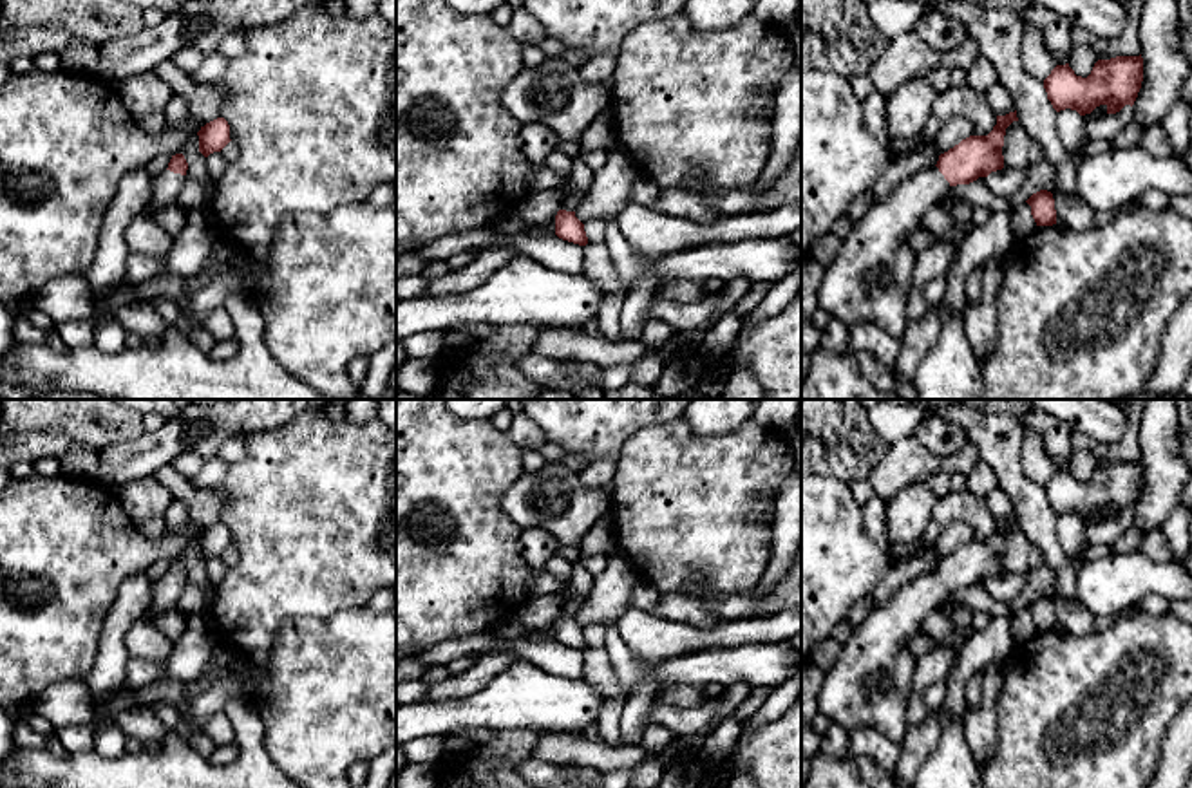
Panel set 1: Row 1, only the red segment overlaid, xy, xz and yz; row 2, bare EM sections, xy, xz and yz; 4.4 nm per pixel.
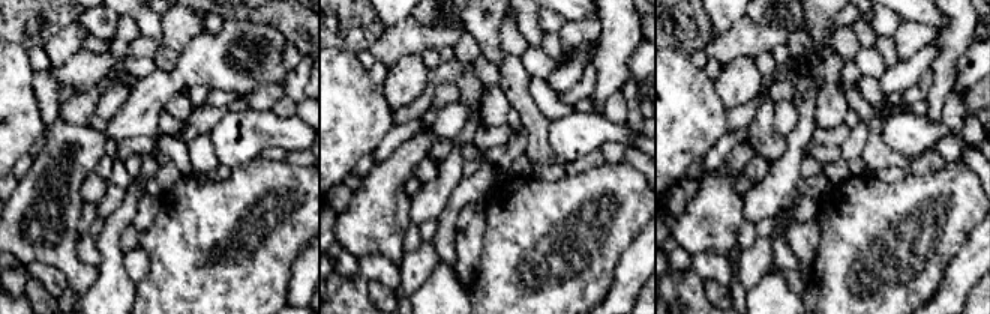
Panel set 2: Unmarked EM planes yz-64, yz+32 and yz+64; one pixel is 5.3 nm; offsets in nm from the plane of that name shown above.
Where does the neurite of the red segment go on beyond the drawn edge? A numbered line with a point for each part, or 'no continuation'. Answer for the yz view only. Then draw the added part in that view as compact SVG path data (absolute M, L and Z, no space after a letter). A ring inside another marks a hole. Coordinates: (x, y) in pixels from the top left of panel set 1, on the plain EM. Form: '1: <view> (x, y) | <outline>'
1: yz (869, 685) | M937 571L913 577L852 631L821 681L816 710L845 730L874 728L903 745L917 656L908 649L950 587Z

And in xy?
1: xy (167, 591) | M170 575L161 577L152 584L152 604L143 616L154 622L157 613L177 607L183 589L184 580L174 578Z

